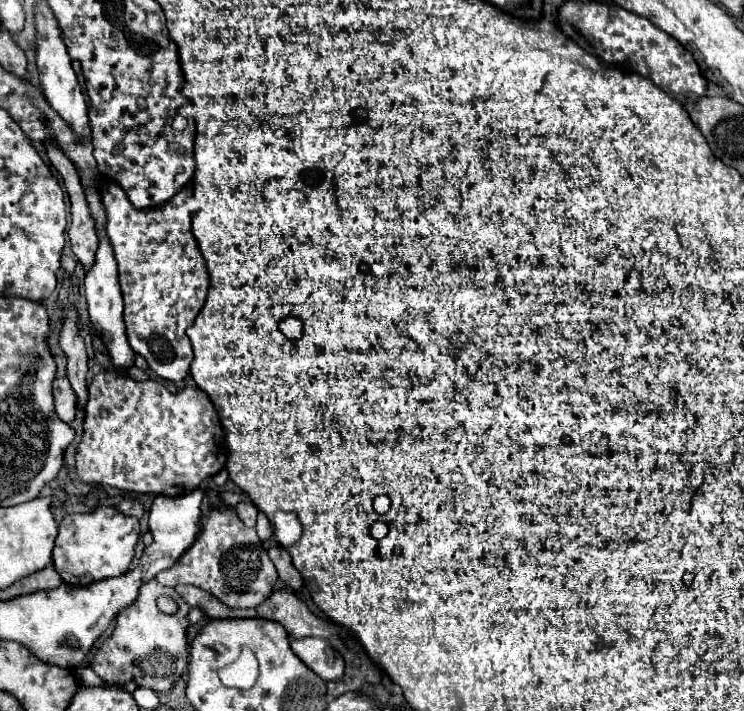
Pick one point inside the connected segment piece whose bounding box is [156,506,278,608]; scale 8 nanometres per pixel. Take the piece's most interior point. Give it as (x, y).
(228, 560)

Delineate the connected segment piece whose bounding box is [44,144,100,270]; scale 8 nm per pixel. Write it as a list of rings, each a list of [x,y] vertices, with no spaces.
[[[44,144],[44,146],[46,146],[46,152],[48,152],[52,166],[60,172],[64,186],[70,194],[72,222],[68,228],[68,236],[72,242],[72,250],[78,256],[78,260],[82,262],[82,266],[86,270],[90,270],[94,264],[100,240],[96,234],[96,222],[90,214],[88,202],[84,196],[84,188],[82,188],[80,178],[78,178],[78,170],[72,166],[72,162],[62,154],[62,150],[56,144]]]

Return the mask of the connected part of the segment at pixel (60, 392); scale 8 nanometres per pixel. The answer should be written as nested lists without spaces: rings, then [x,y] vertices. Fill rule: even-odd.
[[[56,378],[52,382],[52,394],[54,394],[54,408],[60,420],[66,424],[74,420],[76,416],[76,396],[70,388],[70,382],[66,378]]]

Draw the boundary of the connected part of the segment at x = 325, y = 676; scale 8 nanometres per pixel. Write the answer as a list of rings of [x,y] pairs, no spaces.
[[[298,638],[290,640],[294,654],[314,670],[322,680],[338,680],[342,678],[345,662],[330,644],[322,638]]]

